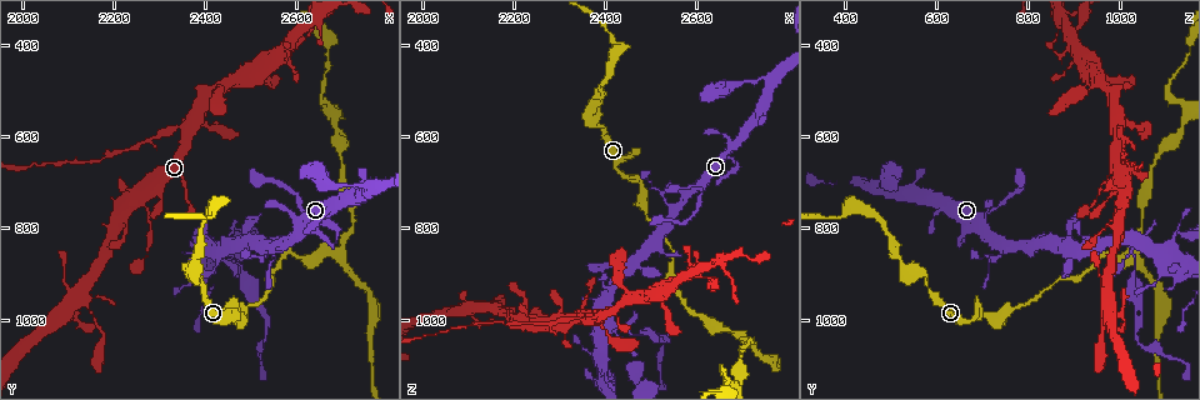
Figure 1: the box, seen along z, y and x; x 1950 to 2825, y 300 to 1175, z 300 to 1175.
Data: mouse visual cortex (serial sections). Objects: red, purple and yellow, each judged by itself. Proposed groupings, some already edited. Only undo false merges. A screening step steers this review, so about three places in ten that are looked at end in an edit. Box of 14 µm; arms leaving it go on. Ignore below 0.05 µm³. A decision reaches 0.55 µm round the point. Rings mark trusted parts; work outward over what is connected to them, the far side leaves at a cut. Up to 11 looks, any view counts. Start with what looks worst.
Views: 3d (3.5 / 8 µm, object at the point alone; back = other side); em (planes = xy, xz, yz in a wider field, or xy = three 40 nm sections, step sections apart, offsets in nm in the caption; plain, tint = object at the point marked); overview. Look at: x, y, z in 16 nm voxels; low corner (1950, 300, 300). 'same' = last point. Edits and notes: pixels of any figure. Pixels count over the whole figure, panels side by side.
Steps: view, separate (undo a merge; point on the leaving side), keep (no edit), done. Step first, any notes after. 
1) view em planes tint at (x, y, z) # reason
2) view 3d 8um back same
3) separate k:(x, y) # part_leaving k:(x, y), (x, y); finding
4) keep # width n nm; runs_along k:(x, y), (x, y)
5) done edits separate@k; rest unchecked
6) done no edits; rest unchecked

view 3d 3.5um at (2370, 895, 560) # a fork

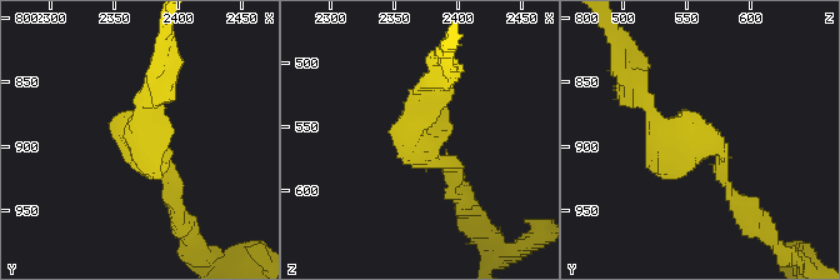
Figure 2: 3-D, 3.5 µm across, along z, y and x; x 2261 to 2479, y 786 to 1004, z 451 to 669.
view em xy step 3 plain at (2364, 896, 552) # now the EM

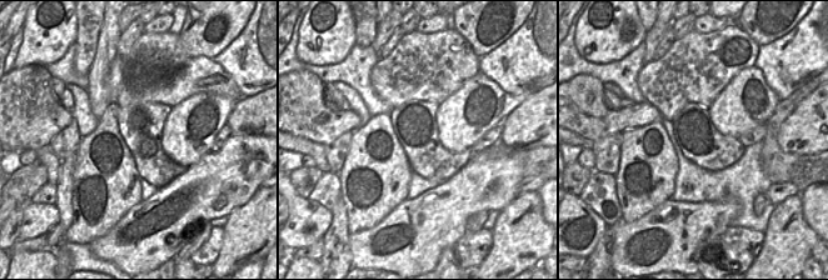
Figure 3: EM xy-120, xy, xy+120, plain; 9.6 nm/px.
view em xy step 3 tint same

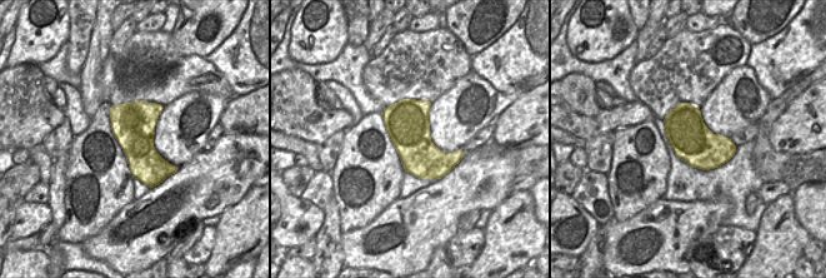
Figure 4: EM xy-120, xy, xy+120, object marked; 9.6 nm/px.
keep # width 420 nm; runs_along 2:(730, 190), (718, 148), (663, 133), (638, 90); continuous, no second cell

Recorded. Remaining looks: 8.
view 3d 3.5um at (2695, 850, 1030) # sudden change in width

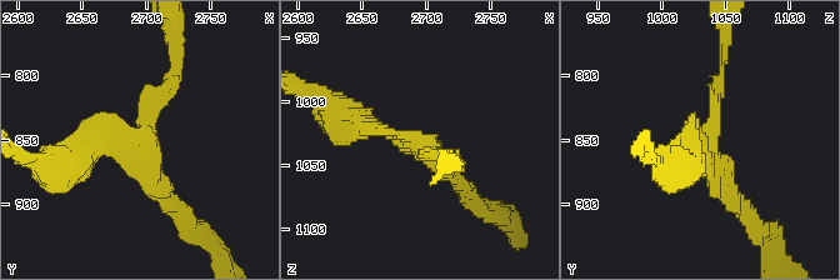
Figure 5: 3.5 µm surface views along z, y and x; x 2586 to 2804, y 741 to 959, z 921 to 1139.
view em planes tint at (2694, 856, 1036) # arms 3; arm_widths 150, 200, 350 nm; now the EM

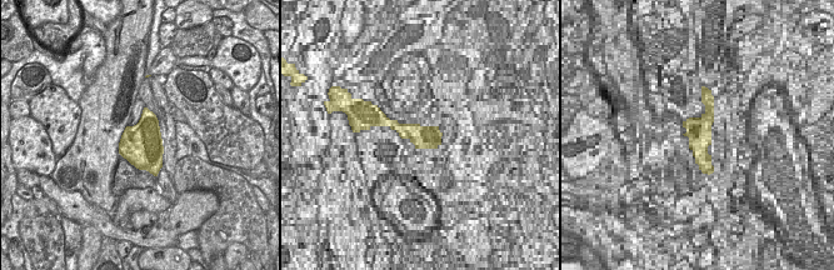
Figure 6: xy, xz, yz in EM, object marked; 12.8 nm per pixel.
keep # runs_along 5:(64, 168), (136, 144), (175, 75); continuous, no second cell

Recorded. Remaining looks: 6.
view 3d 8um at (2365, 585, 1000) # abrupt turn

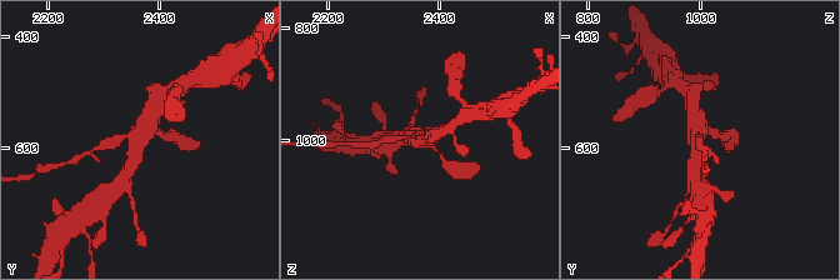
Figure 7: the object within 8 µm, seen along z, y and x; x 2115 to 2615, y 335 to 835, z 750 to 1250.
view em xy step 5 tint at (2365, 580, 995) # arms 4; arm_widths 200, 250, 400, 500 nm; now the EM

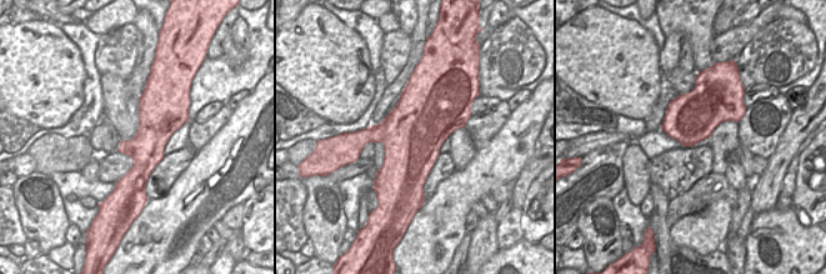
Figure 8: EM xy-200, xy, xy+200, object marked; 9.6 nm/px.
separate 7:(104, 143) # border 8:(373, 125), (374, 142); a second cell is stuck on

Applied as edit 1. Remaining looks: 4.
view overview

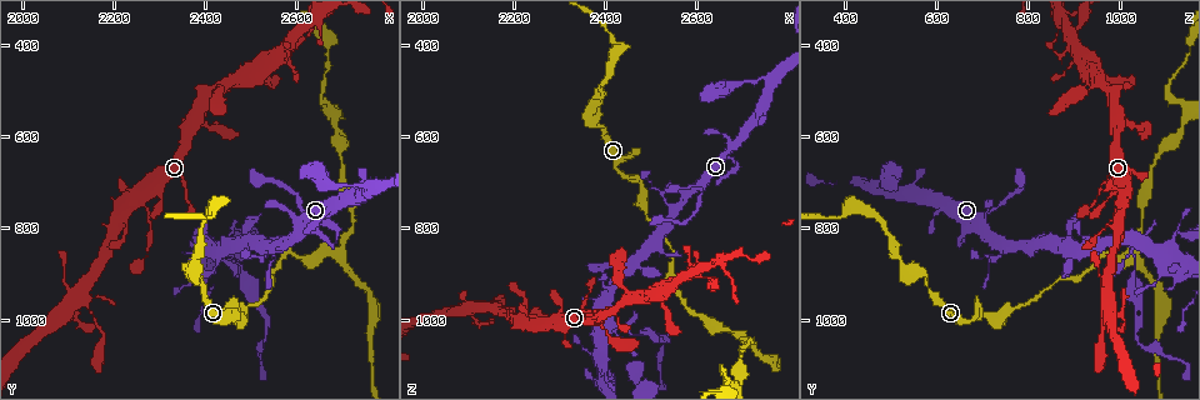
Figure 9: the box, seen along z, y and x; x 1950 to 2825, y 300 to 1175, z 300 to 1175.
view 3d 3.5um back at (2585, 395, 900) # calibre changes

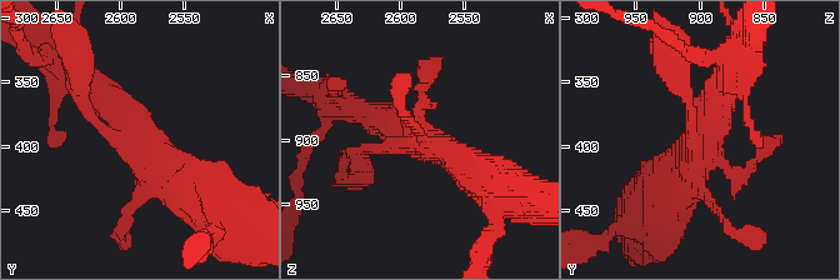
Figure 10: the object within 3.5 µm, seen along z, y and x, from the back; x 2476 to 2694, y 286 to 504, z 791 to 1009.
view em planes tint at (2580, 400, 900)

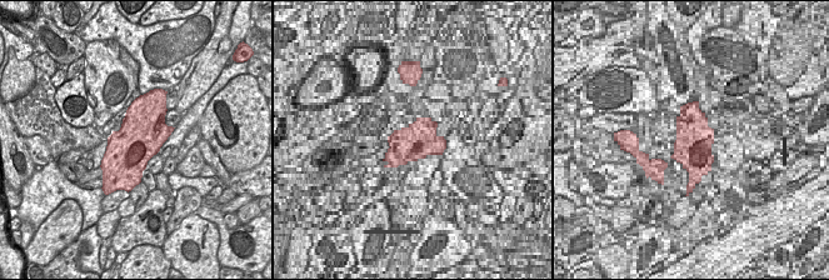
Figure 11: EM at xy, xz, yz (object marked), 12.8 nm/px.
keep # runs_along 10:(201, 196), (136, 139), (94, 85); all the same cell

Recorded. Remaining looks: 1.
done edits separate@7; rest unchecked

